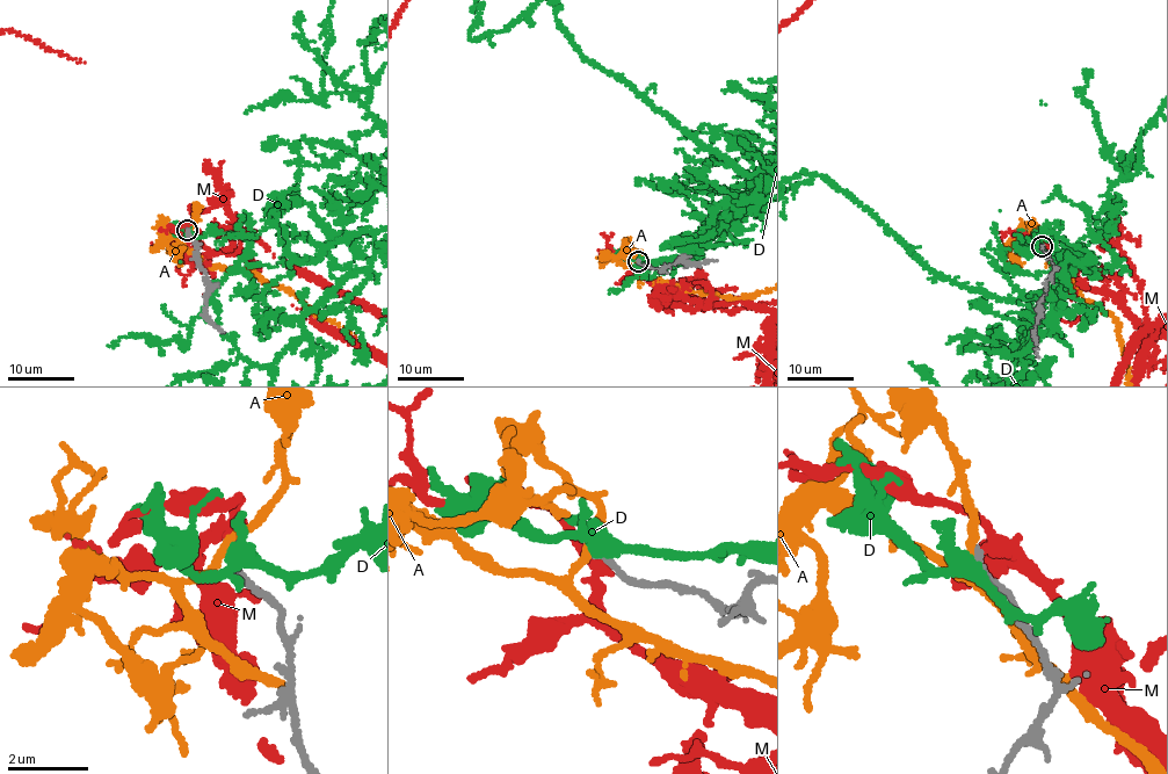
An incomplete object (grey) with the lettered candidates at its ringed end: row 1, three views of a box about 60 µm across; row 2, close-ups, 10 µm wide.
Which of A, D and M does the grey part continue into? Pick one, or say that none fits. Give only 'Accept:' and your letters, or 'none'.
Accept: none

